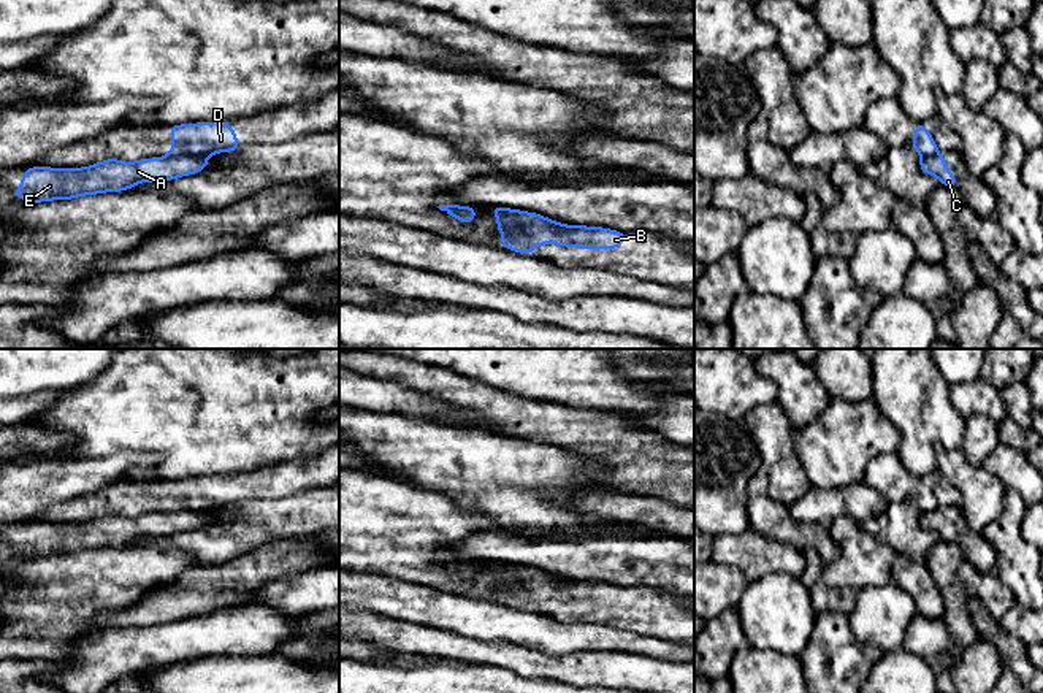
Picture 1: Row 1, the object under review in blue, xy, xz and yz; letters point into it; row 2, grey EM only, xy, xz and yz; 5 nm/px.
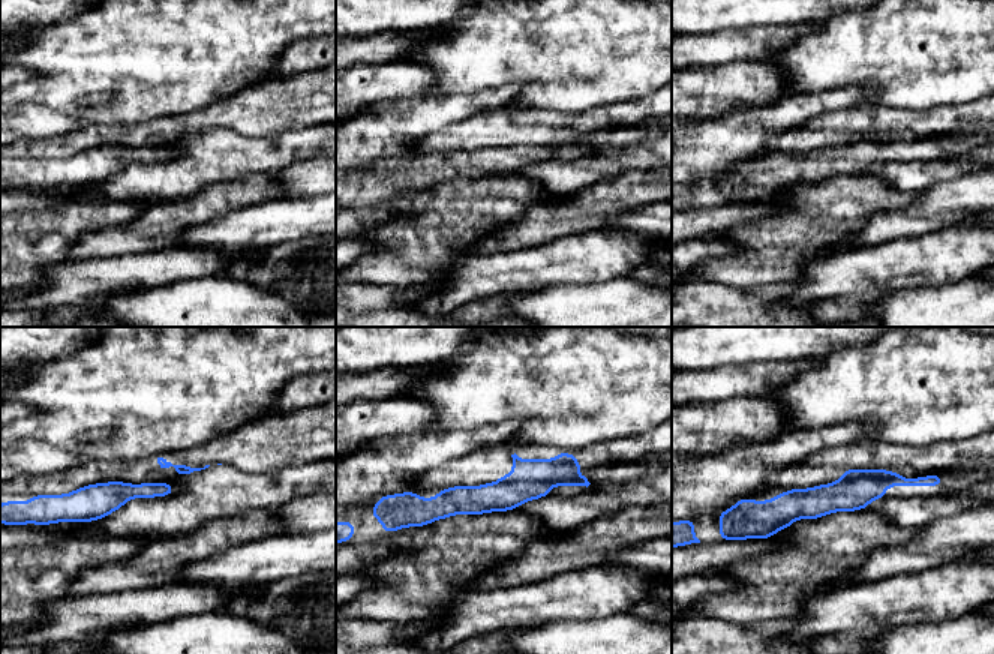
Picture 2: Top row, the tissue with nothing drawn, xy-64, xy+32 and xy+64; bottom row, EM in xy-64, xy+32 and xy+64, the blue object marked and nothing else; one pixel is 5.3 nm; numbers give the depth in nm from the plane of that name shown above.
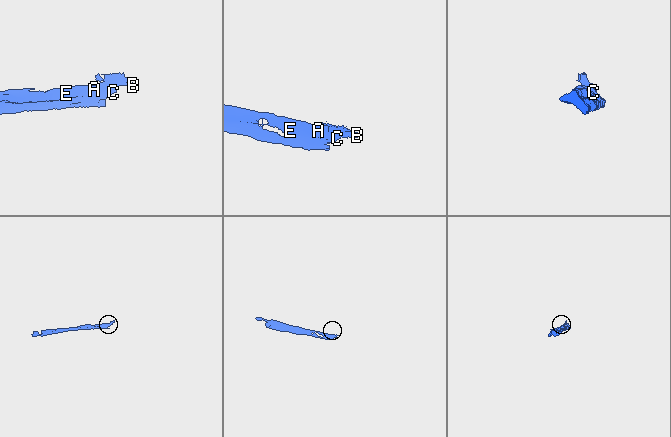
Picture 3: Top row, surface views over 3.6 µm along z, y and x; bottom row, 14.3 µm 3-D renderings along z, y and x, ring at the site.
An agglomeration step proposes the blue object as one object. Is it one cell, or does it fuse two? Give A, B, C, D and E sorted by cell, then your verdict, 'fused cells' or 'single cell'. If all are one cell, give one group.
groups A B C E / D; fused cells

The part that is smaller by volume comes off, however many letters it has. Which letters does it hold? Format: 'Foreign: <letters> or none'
Foreign: D

